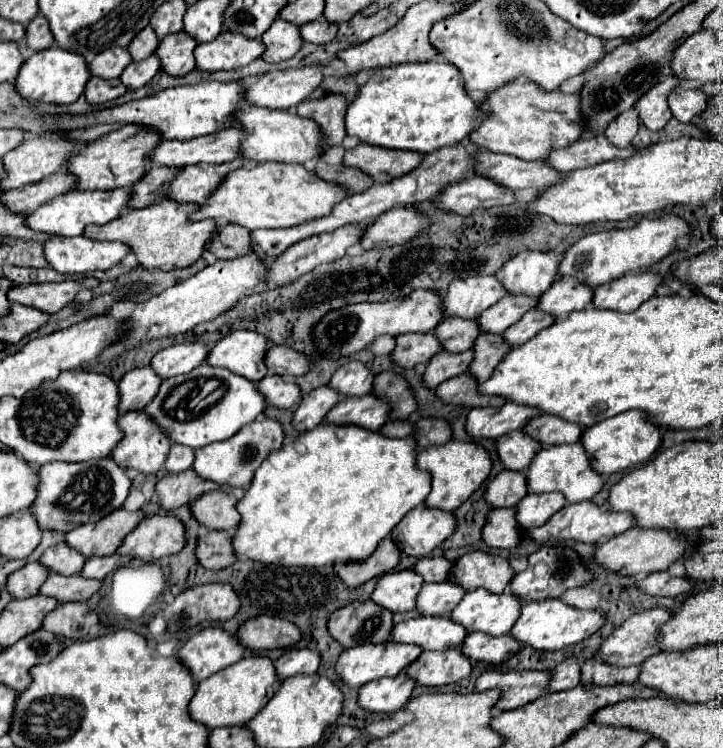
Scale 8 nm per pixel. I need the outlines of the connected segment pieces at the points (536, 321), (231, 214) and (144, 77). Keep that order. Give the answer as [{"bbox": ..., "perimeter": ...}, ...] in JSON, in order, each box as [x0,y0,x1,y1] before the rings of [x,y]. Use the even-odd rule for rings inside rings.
[{"bbox":[503,309,553,347],"perimeter":[[[531,309],[517,323],[513,323],[509,329],[503,331],[503,339],[507,341],[509,347],[519,347],[519,345],[527,343],[531,337],[535,337],[535,333],[549,327],[551,323],[553,323],[553,317],[549,317],[547,313],[541,313],[537,309]]]},{"bbox":[193,163,347,231],"perimeter":[[[257,163],[255,167],[241,167],[229,173],[223,185],[193,213],[195,221],[215,219],[219,223],[237,223],[251,231],[255,229],[285,229],[295,227],[331,213],[337,201],[347,197],[347,189],[329,183],[309,173],[303,165],[289,163]]]},{"bbox":[121,55,161,91],"perimeter":[[[155,55],[147,57],[145,61],[133,61],[125,67],[125,71],[121,73],[121,83],[129,89],[129,91],[137,91],[139,87],[143,87],[145,83],[149,83],[153,79],[153,75],[161,69],[161,63],[157,61]]]}]

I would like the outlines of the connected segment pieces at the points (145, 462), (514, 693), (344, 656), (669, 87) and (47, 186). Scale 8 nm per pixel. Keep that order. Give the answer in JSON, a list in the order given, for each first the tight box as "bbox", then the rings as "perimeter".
[{"bbox":[111,411,171,475],"perimeter":[[[131,411],[119,415],[117,425],[123,431],[123,439],[111,451],[113,461],[145,475],[157,473],[171,445],[157,423],[145,411]]]},{"bbox":[475,671,551,709],"perimeter":[[[487,671],[475,681],[477,691],[487,689],[501,689],[501,699],[497,703],[497,709],[517,709],[523,707],[537,697],[545,695],[551,683],[551,671],[511,671],[511,673],[497,673]]]},{"bbox":[335,641,421,687],"perimeter":[[[393,641],[357,645],[339,655],[335,673],[347,687],[361,687],[381,677],[397,677],[397,673],[401,673],[419,655],[421,649],[415,645],[395,645]]]},{"bbox":[639,75,683,131],"perimeter":[[[669,75],[665,81],[661,81],[659,85],[655,85],[653,89],[649,89],[649,93],[645,93],[639,101],[639,119],[643,121],[643,125],[651,131],[659,131],[667,125],[667,121],[673,117],[671,109],[669,109],[669,95],[673,93],[675,87],[679,87],[683,83],[683,79]]]},{"bbox":[3,171,77,213],"perimeter":[[[57,171],[41,181],[35,181],[35,183],[29,183],[19,189],[11,189],[11,191],[3,193],[3,201],[13,211],[31,213],[33,209],[45,205],[47,201],[73,191],[75,183],[77,183],[77,177],[73,177],[73,173]]]}]

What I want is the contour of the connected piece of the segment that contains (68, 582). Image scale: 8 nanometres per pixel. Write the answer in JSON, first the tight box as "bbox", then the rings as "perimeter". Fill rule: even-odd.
{"bbox":[39,573,103,603],"perimeter":[[[51,573],[47,581],[39,587],[39,595],[53,597],[59,603],[75,603],[75,601],[87,601],[93,593],[99,591],[101,585],[103,585],[101,581],[89,581],[77,575],[63,577],[63,575]]]}

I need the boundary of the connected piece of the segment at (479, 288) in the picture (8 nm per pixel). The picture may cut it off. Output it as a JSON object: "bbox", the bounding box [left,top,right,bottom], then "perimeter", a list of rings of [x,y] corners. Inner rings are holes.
{"bbox":[441,275,505,319],"perimeter":[[[495,275],[459,279],[449,285],[445,295],[441,295],[443,315],[461,317],[461,319],[477,319],[481,311],[497,303],[503,295],[505,295],[505,289]]]}

